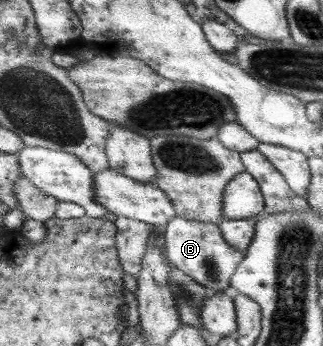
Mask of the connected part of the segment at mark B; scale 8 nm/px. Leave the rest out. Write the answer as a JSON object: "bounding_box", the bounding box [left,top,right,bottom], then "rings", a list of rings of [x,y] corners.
{"bounding_box":[164,216,245,292],"rings":[[[177,216],[177,219],[167,225],[164,232],[169,262],[174,263],[182,272],[209,288],[211,292],[232,290],[231,280],[244,260],[245,252],[236,252],[234,248],[230,248],[220,225]]]}

